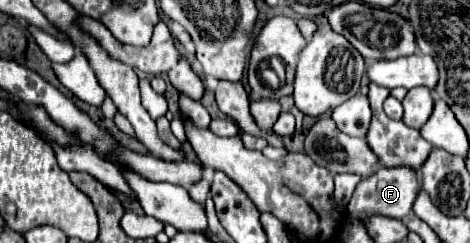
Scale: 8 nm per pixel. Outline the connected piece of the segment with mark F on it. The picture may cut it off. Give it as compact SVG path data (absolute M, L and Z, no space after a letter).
M381 167L375 175L361 179L357 189L353 191L347 211L351 217L355 217L359 221L365 221L375 215L383 215L383 217L391 217L391 219L405 219L407 213L411 211L413 199L417 195L417 187L419 187L417 171L409 171L409 169L401 169L401 167L397 167L397 169Z

